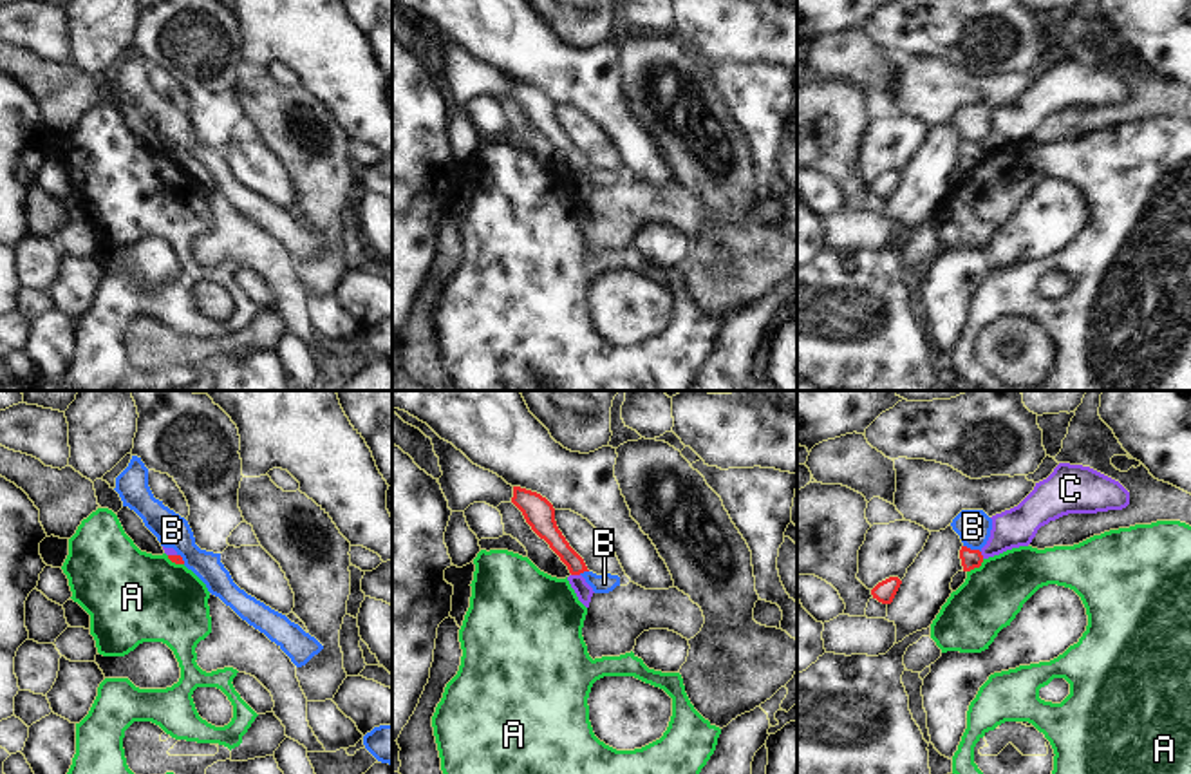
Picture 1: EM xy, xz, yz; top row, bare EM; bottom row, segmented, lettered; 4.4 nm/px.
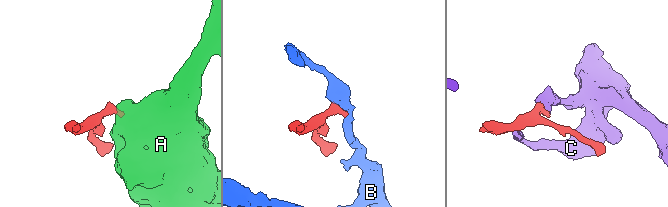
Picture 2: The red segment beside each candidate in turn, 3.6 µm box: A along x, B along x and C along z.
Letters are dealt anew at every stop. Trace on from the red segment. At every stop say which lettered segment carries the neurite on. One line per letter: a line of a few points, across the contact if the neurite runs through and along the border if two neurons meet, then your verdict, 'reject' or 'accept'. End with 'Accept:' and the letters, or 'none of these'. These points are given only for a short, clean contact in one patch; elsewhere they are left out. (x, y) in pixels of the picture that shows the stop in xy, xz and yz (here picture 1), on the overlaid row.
A: line yz (984, 559), (967, 572); reject
B: line yz (964, 545), (980, 552); reject
C: line xz (572, 574), (579, 575); reject
Accept: none of these

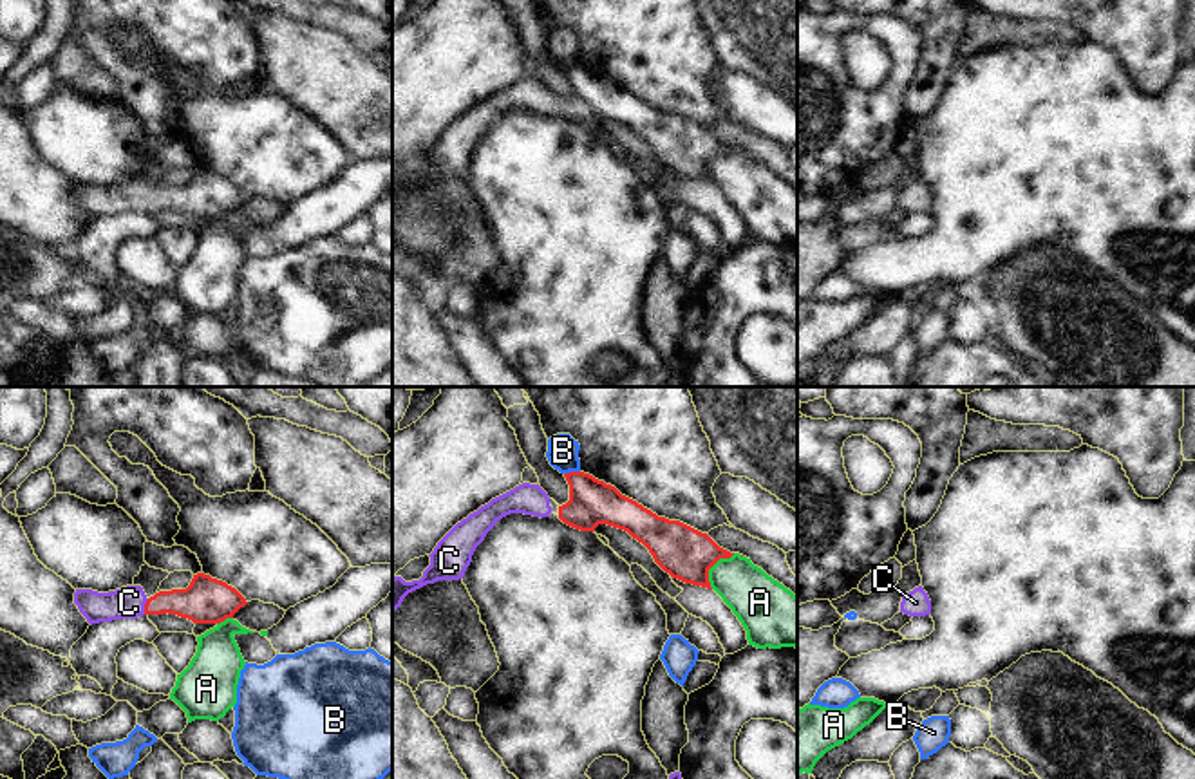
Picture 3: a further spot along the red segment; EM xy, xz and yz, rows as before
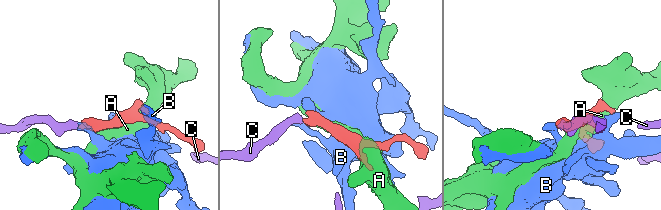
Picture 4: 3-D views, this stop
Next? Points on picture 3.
A: reject
B: line xz (579, 470), (564, 474); reject
C: line xy (201, 602), (145, 606), (129, 602); accept
Accept: C

